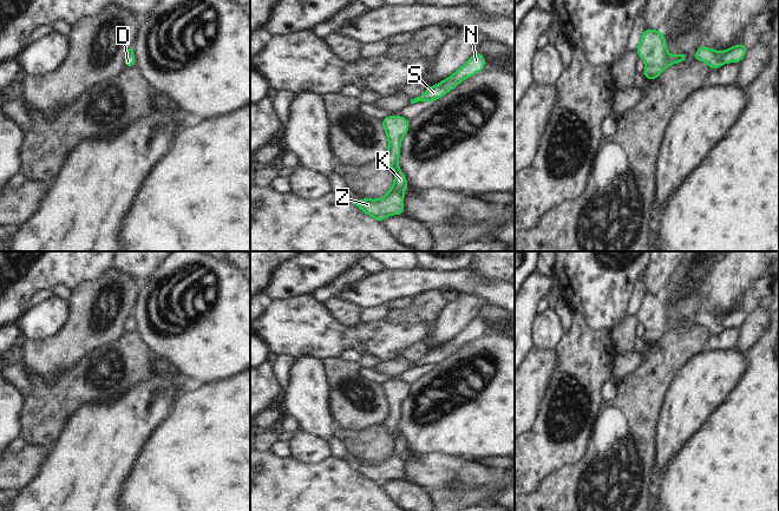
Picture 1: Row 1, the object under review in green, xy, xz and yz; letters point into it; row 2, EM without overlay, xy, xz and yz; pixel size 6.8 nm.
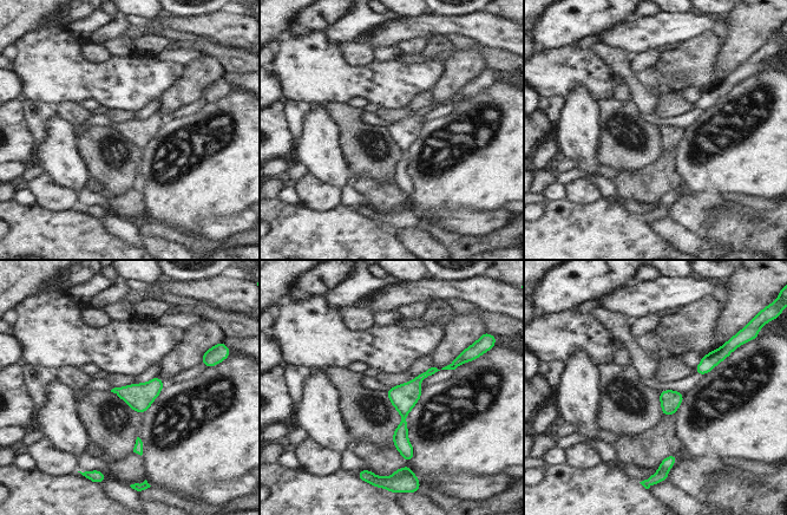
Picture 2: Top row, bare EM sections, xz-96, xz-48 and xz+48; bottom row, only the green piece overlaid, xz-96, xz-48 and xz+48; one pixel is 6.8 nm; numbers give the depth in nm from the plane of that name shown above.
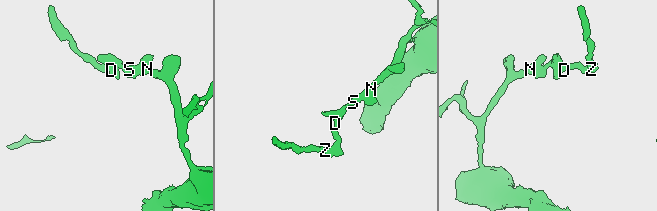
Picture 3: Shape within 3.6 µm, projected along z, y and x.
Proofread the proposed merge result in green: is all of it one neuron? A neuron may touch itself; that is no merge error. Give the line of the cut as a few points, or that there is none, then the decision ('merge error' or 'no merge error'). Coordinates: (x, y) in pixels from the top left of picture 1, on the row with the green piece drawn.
no cut; no merge error

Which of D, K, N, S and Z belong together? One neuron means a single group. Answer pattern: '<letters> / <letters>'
D K N S Z

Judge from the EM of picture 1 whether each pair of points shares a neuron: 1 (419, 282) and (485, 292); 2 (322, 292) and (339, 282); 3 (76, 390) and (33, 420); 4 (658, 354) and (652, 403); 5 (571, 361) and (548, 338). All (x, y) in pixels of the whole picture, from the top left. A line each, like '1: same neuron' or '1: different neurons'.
1: same neuron
2: same neuron
3: same neuron
4: same neuron
5: different neurons

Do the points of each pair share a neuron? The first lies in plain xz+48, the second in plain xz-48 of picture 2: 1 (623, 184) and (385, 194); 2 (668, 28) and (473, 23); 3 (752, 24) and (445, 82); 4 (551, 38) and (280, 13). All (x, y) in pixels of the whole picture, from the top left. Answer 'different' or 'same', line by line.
1: same
2: same
3: same
4: different

